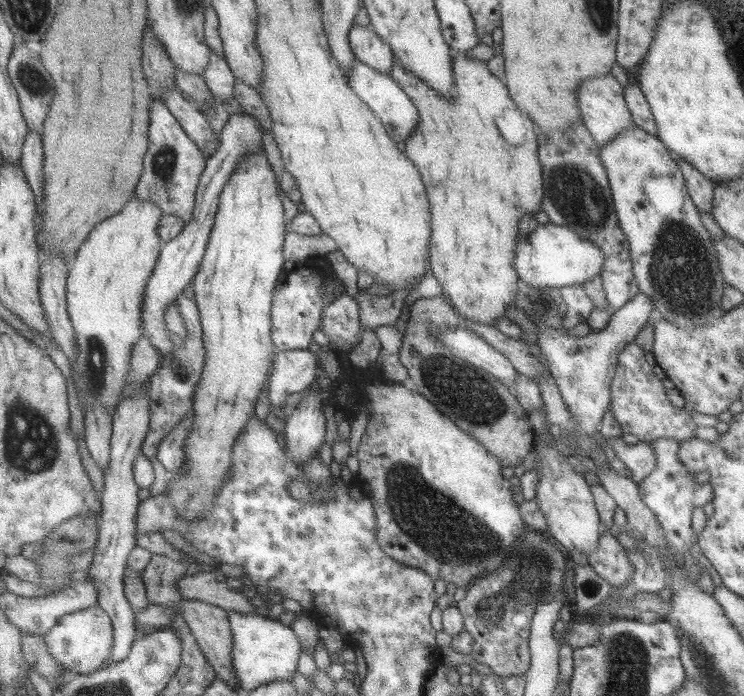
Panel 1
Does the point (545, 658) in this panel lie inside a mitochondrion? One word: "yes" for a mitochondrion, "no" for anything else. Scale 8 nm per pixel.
no

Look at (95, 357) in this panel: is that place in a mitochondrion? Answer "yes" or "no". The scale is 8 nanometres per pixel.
yes

